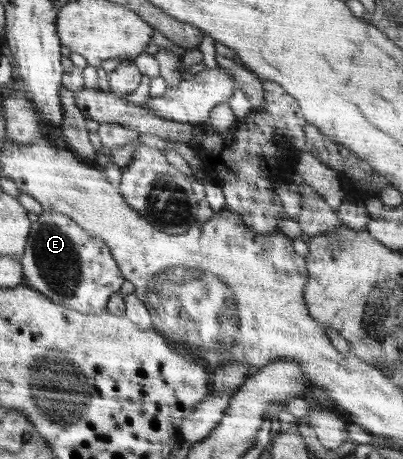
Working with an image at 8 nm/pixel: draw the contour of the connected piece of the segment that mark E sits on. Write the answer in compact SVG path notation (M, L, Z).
M54 211L43 212L33 223L21 266L23 277L32 288L49 296L54 303L64 304L86 315L105 311L110 297L125 282L106 242L91 236L68 215Z

